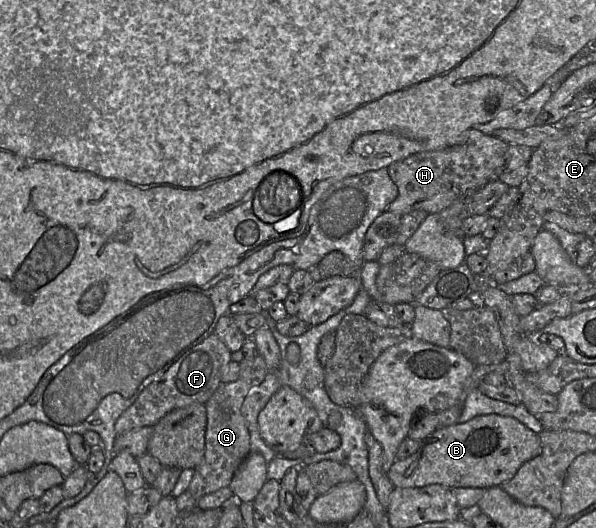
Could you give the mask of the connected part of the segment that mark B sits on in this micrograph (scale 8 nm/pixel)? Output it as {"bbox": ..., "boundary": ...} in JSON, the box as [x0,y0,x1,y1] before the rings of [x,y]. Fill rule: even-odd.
{"bbox":[387,415,541,489],"boundary":[[[481,415],[465,423],[438,428],[413,455],[397,459],[387,474],[395,488],[440,484],[449,488],[488,489],[511,480],[525,462],[541,452],[539,435],[517,419]]]}

